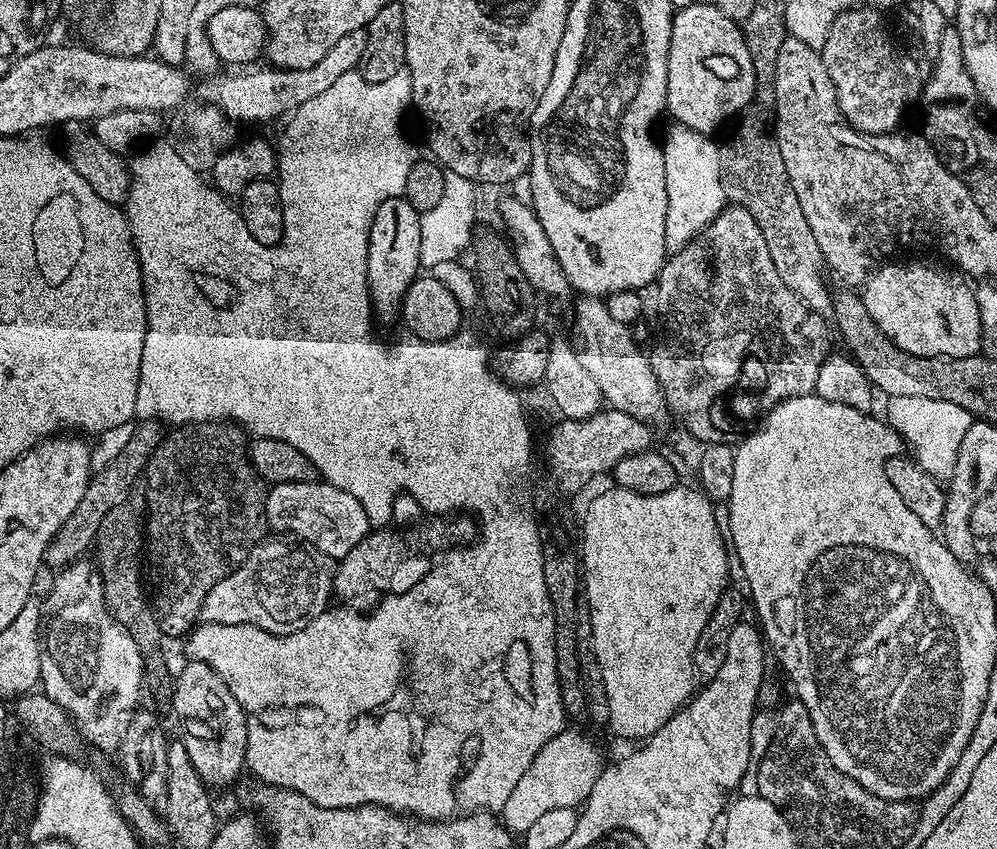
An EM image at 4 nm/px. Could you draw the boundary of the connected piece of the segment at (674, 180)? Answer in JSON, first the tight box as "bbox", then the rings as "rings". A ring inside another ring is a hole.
{"bbox":[662,123,726,252],"rings":[[[669,123],[668,133],[662,136],[664,165],[666,166],[666,246],[668,252],[681,252],[693,243],[711,224],[713,218],[726,206],[724,183],[720,174],[721,145],[712,141],[711,135],[695,132],[684,124]]]}

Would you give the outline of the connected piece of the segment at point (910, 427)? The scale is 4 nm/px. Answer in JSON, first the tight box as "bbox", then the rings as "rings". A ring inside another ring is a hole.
{"bbox":[886,397,974,478],"rings":[[[891,397],[888,403],[886,423],[904,441],[911,459],[916,461],[926,474],[937,478],[947,478],[958,462],[958,446],[962,446],[962,434],[970,430],[974,419],[971,412],[954,406],[954,402],[942,402],[938,398],[898,398]]]}

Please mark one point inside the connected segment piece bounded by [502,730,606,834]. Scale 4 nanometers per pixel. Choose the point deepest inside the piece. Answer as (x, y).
(564, 772)

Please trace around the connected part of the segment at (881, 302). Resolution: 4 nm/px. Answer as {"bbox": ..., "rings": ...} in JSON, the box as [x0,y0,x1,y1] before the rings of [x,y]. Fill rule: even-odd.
{"bbox":[862,262,981,358],"rings":[[[896,262],[881,264],[862,288],[866,310],[885,338],[915,356],[966,358],[977,355],[981,347],[975,291],[968,289],[963,284],[965,281],[947,267],[892,263]]]}

